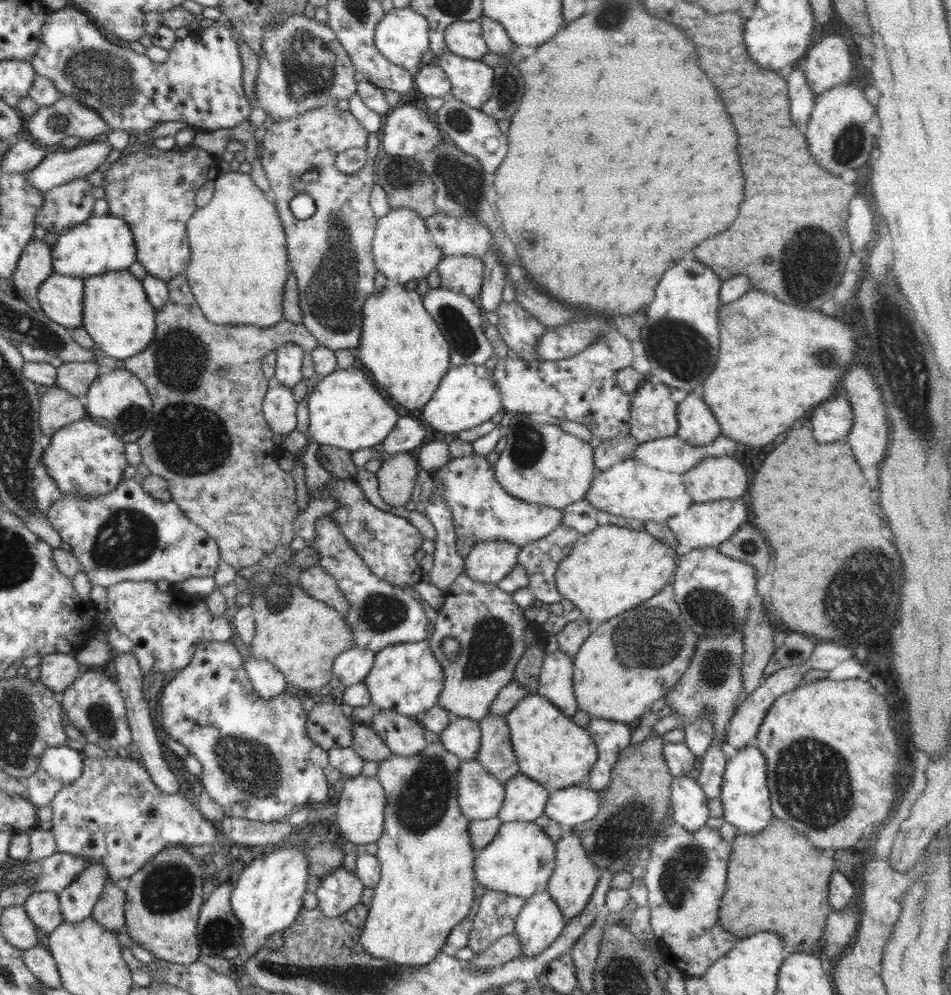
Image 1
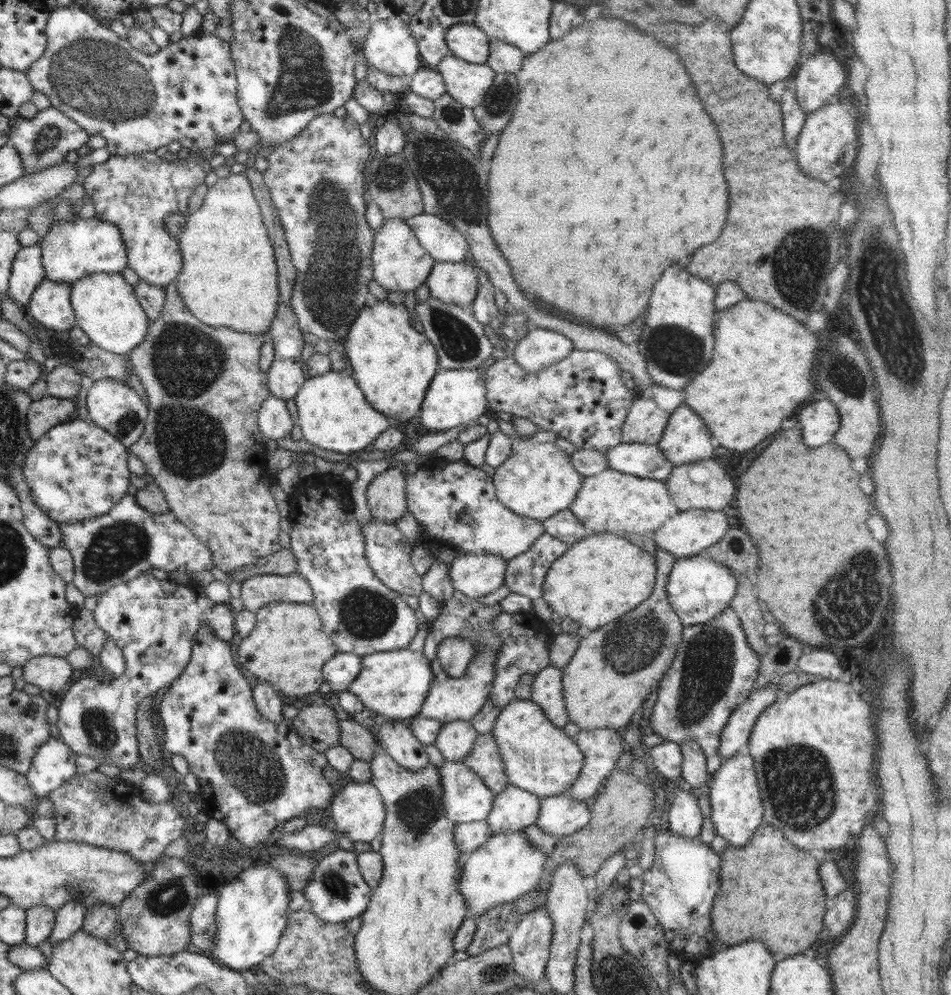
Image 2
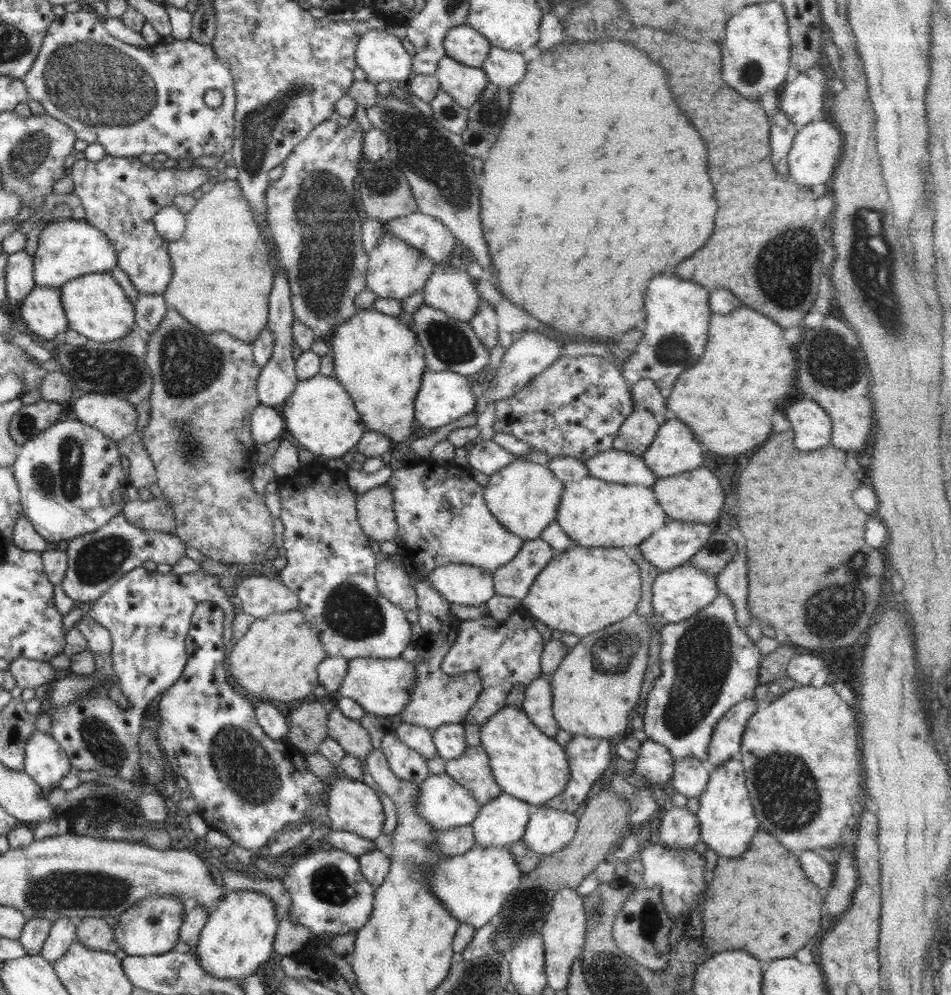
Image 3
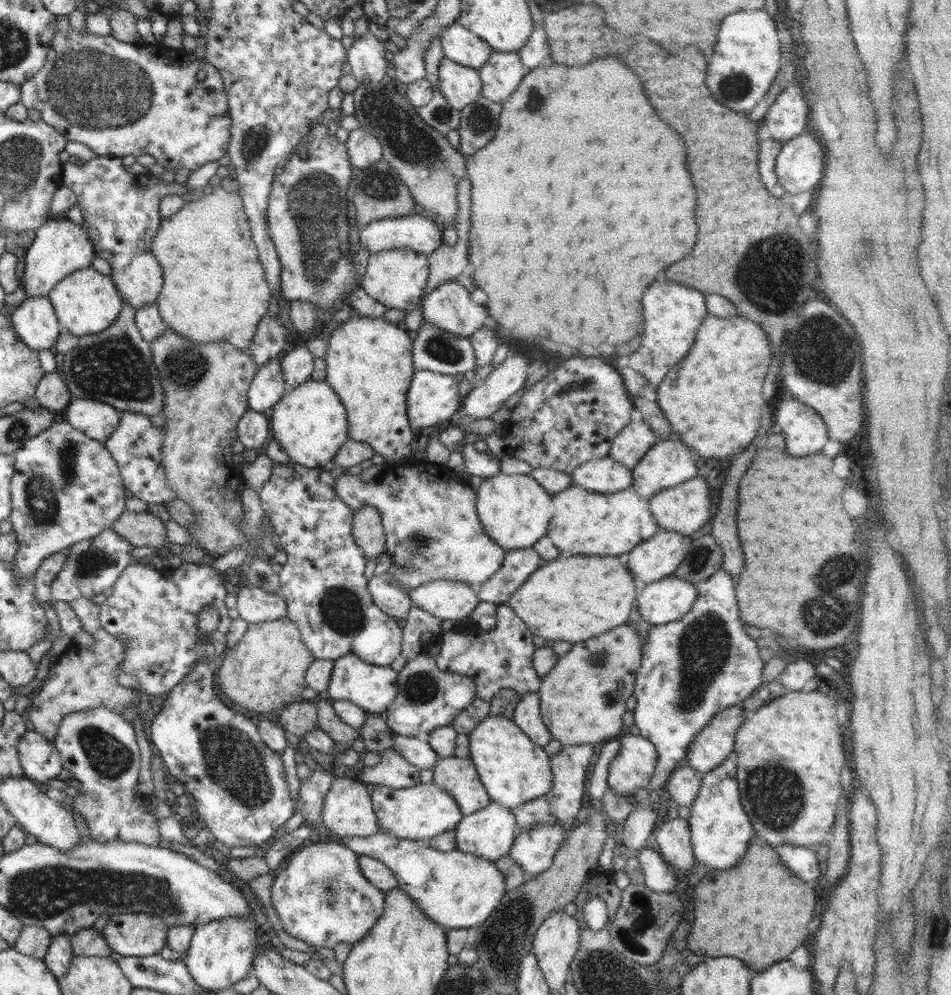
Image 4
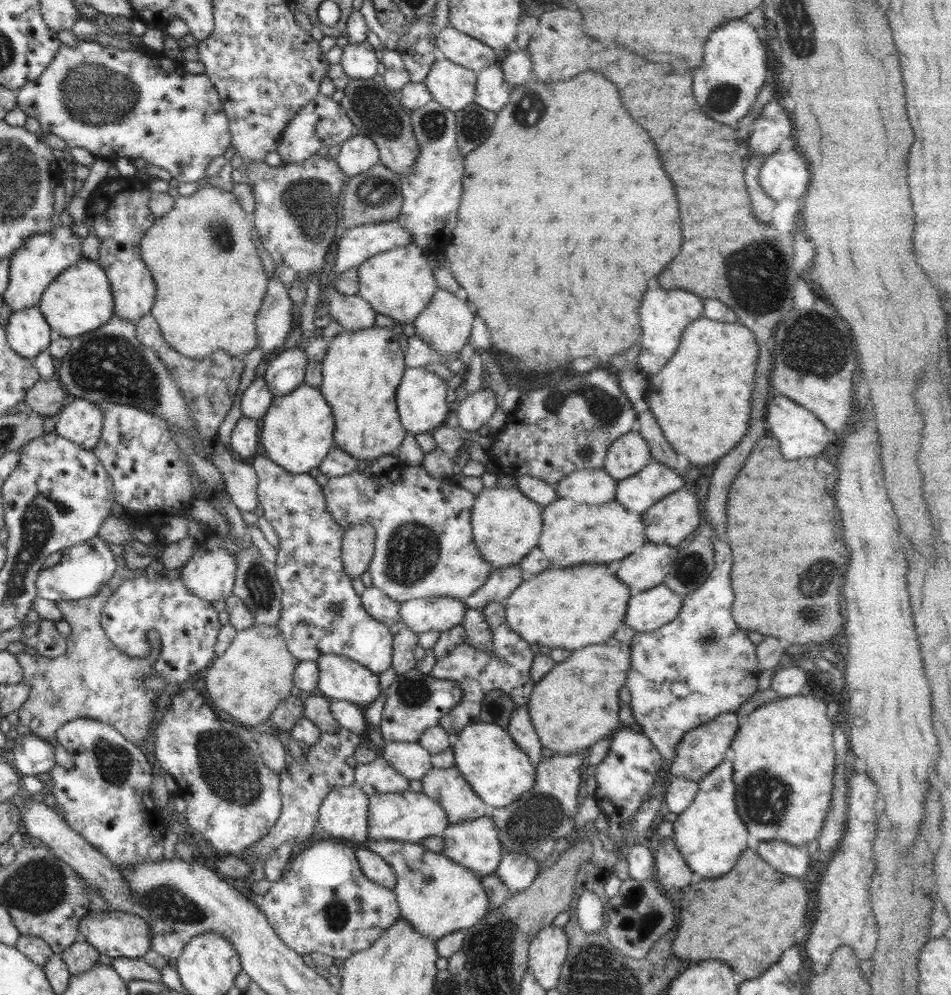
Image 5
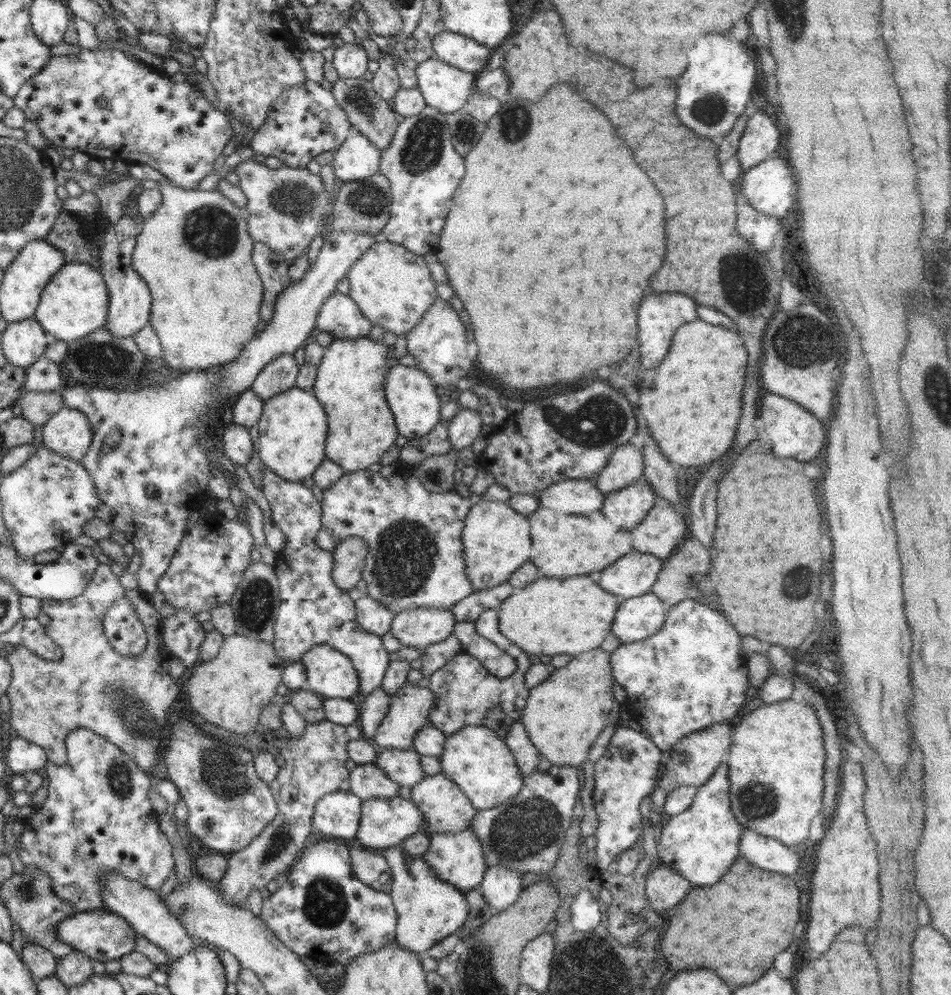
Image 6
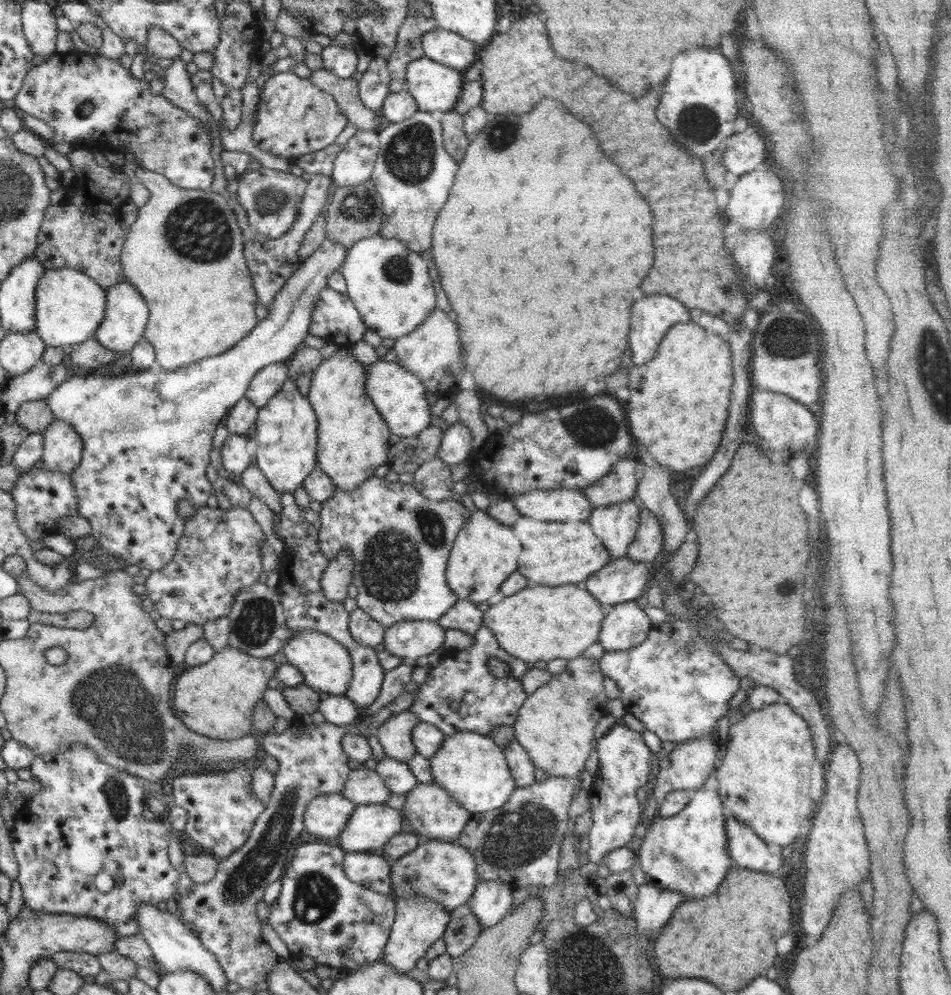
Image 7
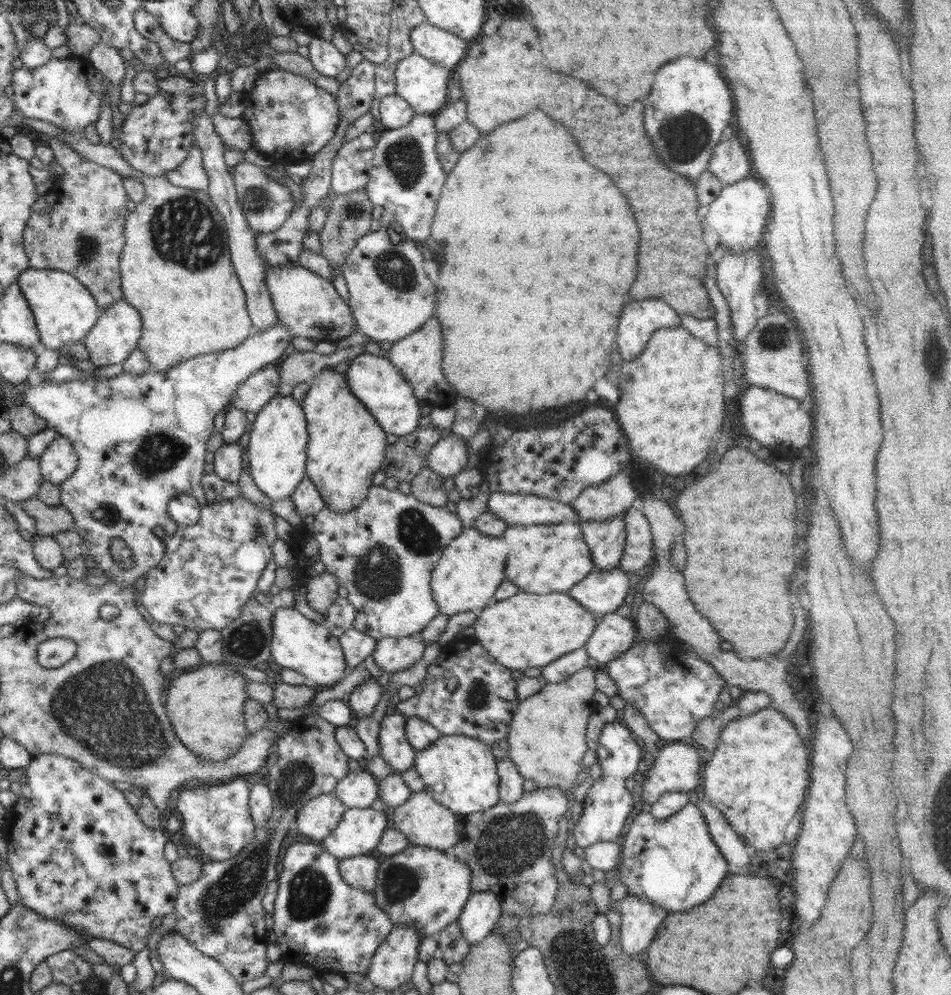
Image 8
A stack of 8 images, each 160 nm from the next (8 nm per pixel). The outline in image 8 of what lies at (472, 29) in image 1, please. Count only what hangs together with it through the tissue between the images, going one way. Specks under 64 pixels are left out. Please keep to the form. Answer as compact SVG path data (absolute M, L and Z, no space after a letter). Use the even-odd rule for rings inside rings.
M428 22L415 26L410 32L414 52L434 64L452 70L464 57L469 42Z

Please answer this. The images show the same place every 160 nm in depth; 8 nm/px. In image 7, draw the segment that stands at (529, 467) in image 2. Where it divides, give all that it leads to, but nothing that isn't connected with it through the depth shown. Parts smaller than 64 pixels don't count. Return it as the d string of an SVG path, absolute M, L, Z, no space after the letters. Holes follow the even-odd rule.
M481 509L470 514L454 541L445 572L447 585L459 601L486 603L517 570L522 543L513 530L513 526L498 523Z

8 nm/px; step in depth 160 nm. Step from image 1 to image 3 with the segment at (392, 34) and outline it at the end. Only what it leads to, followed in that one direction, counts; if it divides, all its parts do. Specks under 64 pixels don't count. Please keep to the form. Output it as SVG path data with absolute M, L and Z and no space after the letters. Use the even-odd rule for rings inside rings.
M386 29L366 32L356 46L355 59L368 81L404 83L413 72L410 54L401 40Z

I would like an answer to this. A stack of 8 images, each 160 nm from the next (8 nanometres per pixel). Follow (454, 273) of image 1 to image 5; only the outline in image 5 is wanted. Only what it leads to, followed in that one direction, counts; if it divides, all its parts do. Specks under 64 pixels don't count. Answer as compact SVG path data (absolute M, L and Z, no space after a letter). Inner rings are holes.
M436 289L426 308L414 319L415 334L443 356L459 356L460 350L469 342L475 313L469 302L462 301L451 291Z

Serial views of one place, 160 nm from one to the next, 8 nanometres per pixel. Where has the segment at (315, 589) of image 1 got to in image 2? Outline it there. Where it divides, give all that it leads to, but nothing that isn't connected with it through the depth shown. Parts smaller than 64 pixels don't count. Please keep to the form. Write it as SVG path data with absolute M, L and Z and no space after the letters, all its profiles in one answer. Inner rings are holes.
M294 572L290 575L263 574L241 582L244 609L256 613L274 602L312 603L314 593L308 581Z

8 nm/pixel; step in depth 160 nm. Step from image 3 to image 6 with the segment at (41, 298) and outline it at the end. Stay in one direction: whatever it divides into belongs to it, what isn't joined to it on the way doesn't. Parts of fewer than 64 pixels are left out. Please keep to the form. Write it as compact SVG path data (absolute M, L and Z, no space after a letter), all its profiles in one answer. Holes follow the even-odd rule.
M34 318L10 322L1 333L1 347L6 360L14 366L27 368L46 350L51 337Z

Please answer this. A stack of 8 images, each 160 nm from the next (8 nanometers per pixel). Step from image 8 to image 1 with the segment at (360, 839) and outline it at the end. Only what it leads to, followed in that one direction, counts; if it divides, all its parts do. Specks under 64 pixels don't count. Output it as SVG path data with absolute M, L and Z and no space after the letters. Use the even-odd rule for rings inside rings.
M461 759L458 769L458 806L469 820L496 817L502 808L505 785L476 759Z

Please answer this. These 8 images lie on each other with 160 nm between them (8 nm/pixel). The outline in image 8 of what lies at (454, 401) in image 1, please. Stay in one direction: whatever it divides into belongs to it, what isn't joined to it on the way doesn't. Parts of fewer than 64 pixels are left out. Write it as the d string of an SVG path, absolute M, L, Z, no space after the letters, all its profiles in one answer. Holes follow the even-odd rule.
M362 353L350 361L345 377L351 393L370 411L388 435L399 437L418 429L418 420L421 417L419 400L415 398L410 383L387 357Z

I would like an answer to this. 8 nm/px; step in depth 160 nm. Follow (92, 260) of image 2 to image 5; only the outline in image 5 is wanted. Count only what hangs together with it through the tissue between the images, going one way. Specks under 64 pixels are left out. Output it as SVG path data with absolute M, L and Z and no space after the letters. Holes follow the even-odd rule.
M58 225L51 232L36 234L26 239L26 242L10 259L9 283L3 292L3 301L11 310L22 310L30 306L38 306L46 287L65 269L83 258L81 239L74 227Z

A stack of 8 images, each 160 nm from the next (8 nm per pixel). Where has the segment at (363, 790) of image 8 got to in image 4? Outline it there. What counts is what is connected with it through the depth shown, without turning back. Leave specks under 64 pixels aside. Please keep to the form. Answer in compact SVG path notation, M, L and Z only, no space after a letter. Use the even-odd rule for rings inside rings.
M393 748L382 750L376 766L364 766L361 771L362 783L370 788L389 786L390 788L410 788L420 783L420 770L412 766Z

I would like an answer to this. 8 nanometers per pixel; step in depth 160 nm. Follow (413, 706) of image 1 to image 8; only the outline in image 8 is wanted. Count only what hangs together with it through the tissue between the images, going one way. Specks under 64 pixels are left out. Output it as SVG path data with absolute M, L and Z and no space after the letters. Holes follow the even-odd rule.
M279 608L271 611L272 638L270 654L272 665L291 668L309 678L311 685L332 687L348 674L346 659L338 637L333 636L324 624L304 617L294 608Z

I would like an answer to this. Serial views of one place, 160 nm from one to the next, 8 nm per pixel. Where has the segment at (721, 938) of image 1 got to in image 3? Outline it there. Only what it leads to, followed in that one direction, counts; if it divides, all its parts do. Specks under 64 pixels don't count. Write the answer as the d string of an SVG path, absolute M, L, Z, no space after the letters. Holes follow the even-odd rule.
M659 842L656 844L647 843L640 850L638 859L643 864L644 886L659 890L673 926L681 914L687 918L685 926L688 924L690 919L687 915L690 913L690 909L693 907L695 900L700 898L700 892L706 890L706 876L704 876L706 861L704 861L704 856L694 851L693 847L672 849L666 848Z

